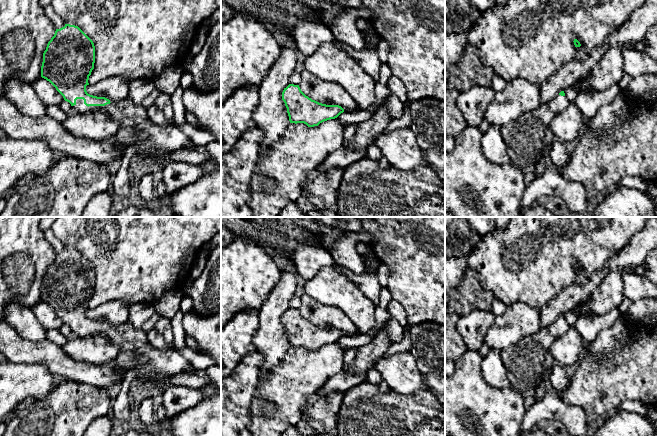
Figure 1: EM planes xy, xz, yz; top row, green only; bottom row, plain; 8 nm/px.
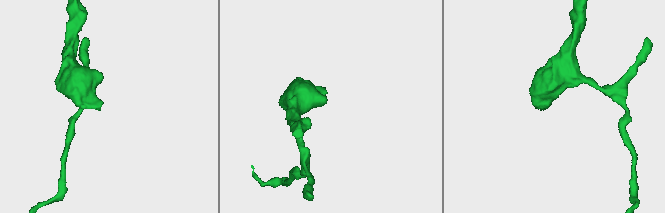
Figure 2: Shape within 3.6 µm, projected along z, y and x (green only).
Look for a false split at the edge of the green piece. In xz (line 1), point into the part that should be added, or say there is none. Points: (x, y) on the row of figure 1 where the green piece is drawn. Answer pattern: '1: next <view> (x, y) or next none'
1: next none

